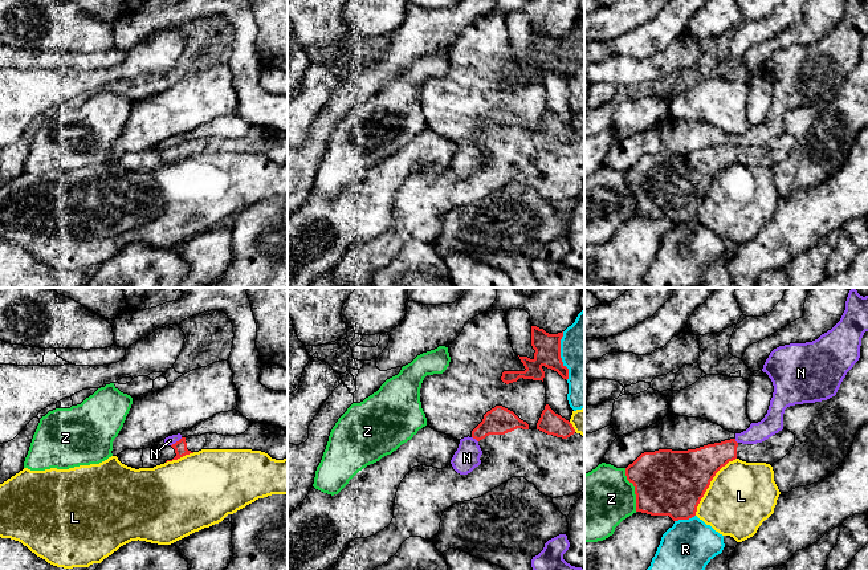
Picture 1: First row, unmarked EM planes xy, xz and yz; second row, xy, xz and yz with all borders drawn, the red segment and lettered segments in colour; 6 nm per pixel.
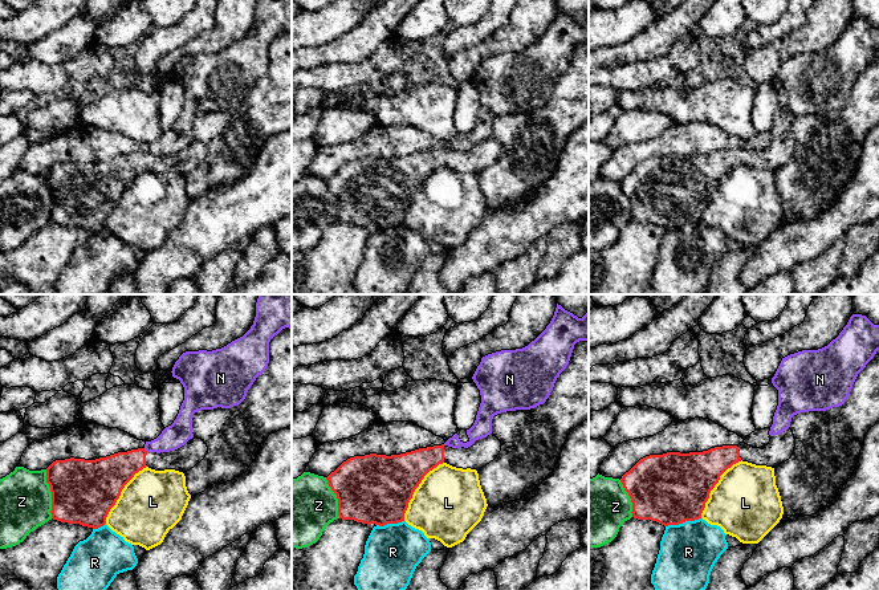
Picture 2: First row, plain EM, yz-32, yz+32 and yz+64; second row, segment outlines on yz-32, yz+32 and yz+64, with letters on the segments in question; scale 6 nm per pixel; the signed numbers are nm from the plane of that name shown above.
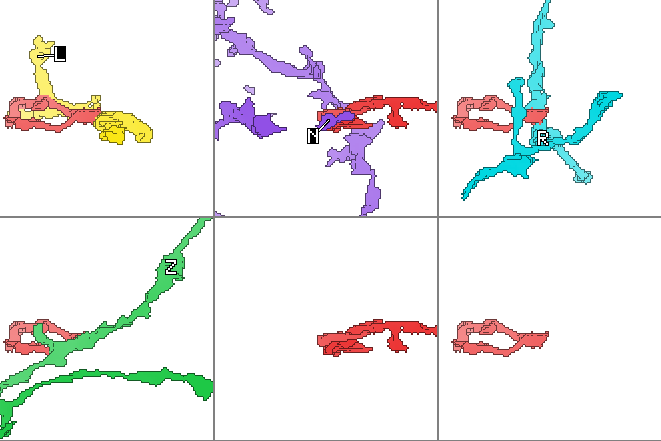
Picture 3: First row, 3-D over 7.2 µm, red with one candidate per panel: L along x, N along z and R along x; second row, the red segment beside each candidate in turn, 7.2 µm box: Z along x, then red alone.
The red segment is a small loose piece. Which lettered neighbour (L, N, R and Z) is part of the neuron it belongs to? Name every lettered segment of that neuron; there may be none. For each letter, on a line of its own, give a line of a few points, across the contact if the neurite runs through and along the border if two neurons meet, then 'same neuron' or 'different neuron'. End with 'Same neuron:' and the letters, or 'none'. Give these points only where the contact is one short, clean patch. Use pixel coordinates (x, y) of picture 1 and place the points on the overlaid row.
L: different neuron
N: line xy (182, 438), (171, 446); different neuron
R: different neuron
Z: different neuron
Same neuron: none

